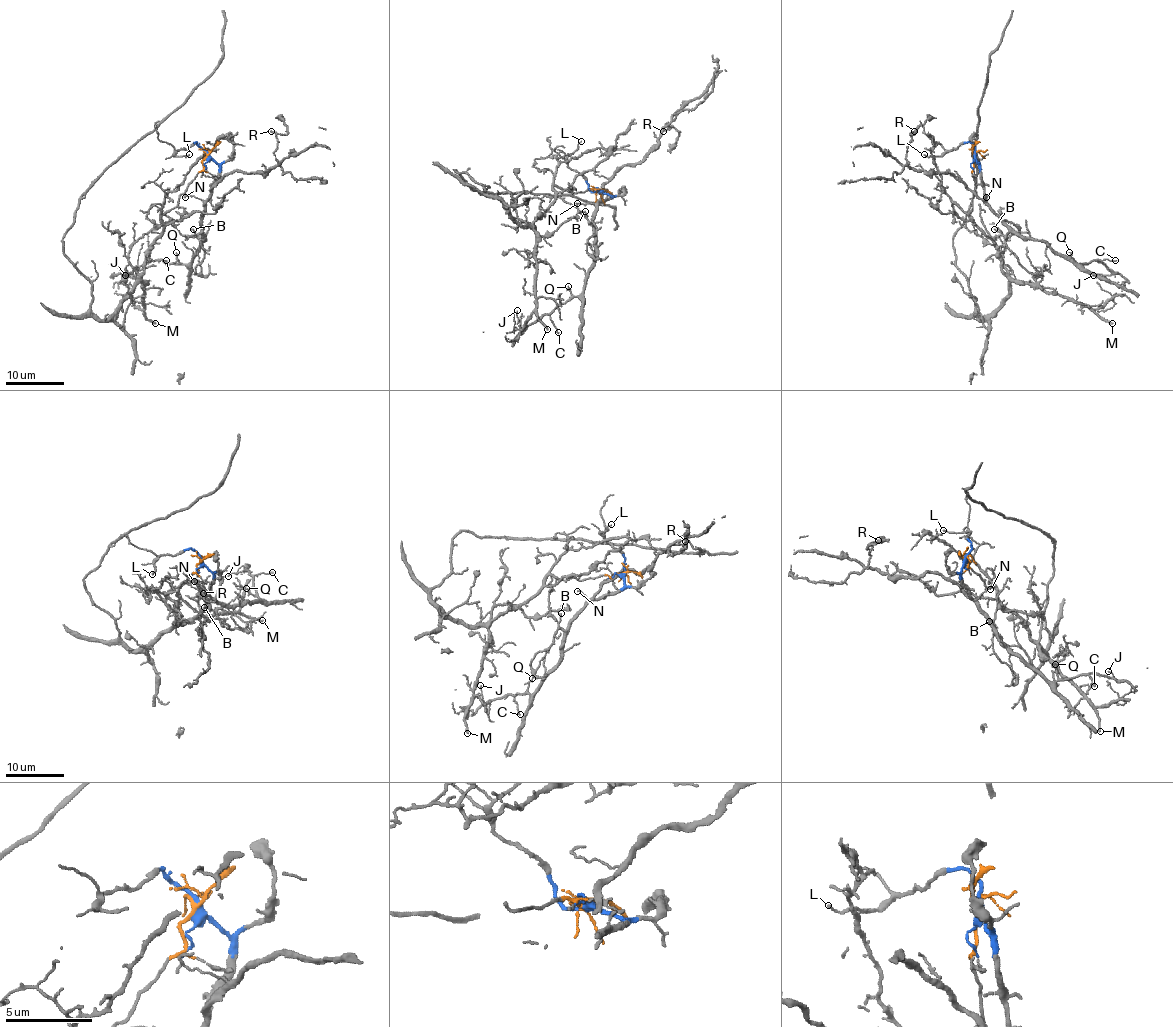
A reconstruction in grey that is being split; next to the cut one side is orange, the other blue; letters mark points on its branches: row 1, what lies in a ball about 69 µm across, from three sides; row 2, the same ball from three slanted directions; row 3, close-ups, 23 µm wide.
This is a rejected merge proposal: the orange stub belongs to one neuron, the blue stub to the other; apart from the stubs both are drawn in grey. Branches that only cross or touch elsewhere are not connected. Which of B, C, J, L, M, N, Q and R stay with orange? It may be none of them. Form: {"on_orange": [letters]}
{"on_orange": ["M"]}

